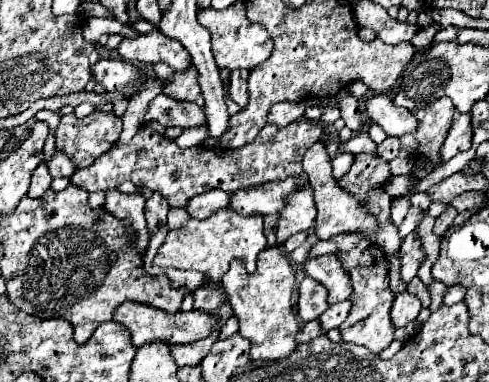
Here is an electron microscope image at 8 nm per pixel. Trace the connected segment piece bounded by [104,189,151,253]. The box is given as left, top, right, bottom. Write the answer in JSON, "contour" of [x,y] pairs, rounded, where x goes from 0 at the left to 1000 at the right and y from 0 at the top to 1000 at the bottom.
{"contour":[[[241,495],[217,500],[213,547],[233,568],[262,579],[262,599],[282,610],[282,652],[290,652],[290,662],[303,649],[309,620],[294,579],[294,537],[299,537],[299,521],[286,505],[258,510],[258,505],[245,505]]]}

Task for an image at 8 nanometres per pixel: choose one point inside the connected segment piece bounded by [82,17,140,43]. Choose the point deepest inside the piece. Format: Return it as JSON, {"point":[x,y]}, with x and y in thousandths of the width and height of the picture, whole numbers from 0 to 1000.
{"point":[194,71]}

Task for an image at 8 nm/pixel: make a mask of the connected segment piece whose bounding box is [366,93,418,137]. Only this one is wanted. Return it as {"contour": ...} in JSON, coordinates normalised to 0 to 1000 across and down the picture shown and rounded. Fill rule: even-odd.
{"contour":[[[765,249],[748,264],[748,291],[765,322],[773,322],[789,353],[822,359],[855,338],[855,312],[826,280],[806,280],[793,249]]]}

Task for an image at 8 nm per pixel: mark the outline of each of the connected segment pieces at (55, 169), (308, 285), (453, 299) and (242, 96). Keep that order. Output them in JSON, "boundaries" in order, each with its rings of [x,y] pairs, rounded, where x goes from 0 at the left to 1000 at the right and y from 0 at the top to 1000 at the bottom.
{"boundaries":[[[[110,401],[110,411],[98,421],[98,442],[106,463],[147,463],[155,448],[151,432],[143,432],[143,411],[127,411],[127,401]]],[[[626,725],[609,751],[609,819],[618,840],[650,835],[671,809],[671,767],[667,751],[650,736]]],[[[920,746],[920,751],[912,751],[908,798],[928,798],[928,793],[945,788],[949,767],[953,767],[953,757],[945,757],[945,746]]],[[[479,181],[470,191],[470,259],[479,270],[487,270],[491,280],[503,280],[503,264],[507,264],[503,207],[507,207],[507,186],[503,181]]]]}

